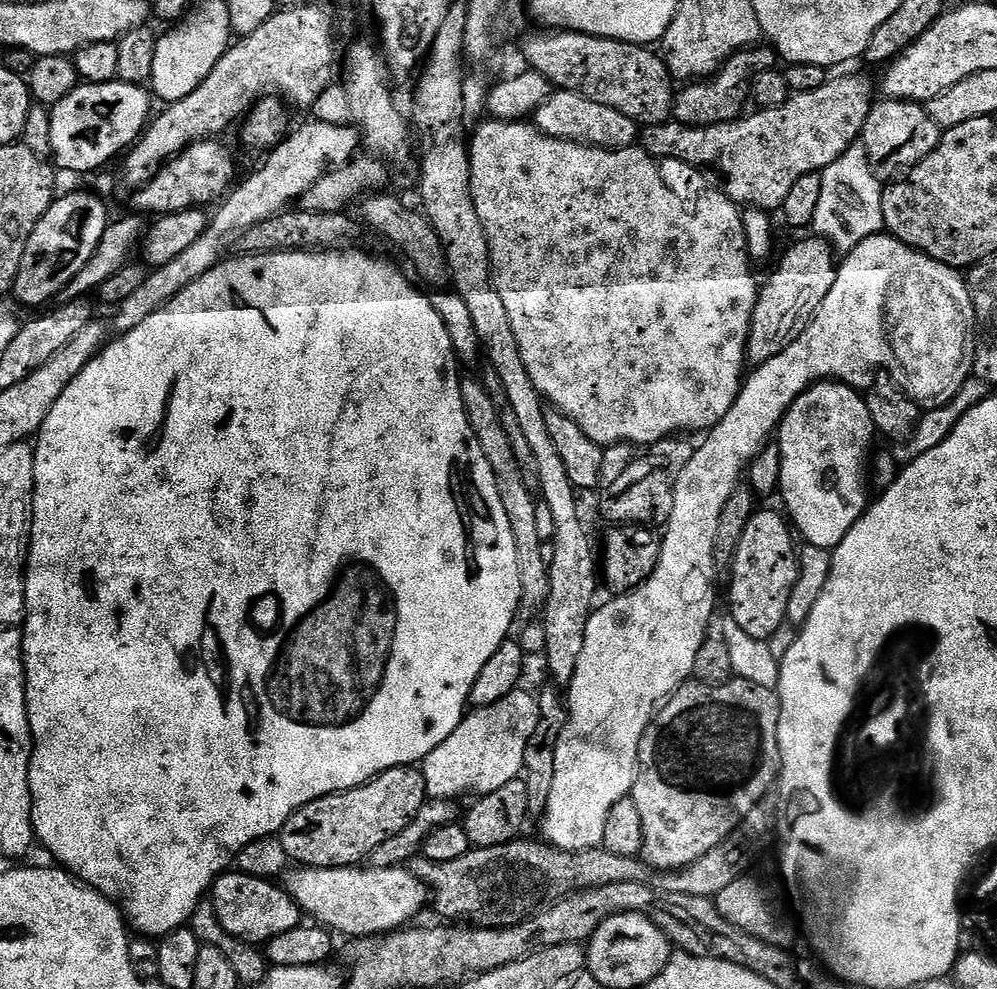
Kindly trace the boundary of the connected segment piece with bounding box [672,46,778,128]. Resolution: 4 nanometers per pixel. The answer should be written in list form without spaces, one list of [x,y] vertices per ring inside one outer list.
[[[749,46],[741,52],[735,52],[711,78],[685,83],[677,91],[676,101],[672,107],[675,123],[685,124],[691,128],[705,128],[741,119],[746,112],[744,107],[750,104],[753,84],[760,75],[775,69],[777,64],[776,50],[771,46]]]

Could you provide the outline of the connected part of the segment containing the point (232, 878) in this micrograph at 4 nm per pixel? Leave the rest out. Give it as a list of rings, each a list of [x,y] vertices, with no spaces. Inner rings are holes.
[[[239,870],[223,872],[213,882],[210,901],[218,914],[218,922],[222,922],[224,932],[253,946],[267,945],[268,941],[300,927],[302,923],[300,908],[279,883],[254,878]]]

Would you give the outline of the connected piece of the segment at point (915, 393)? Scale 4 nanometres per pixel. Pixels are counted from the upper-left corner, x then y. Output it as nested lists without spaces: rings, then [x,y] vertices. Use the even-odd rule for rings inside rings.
[[[887,234],[871,236],[866,242],[859,244],[855,250],[847,253],[845,260],[848,261],[845,264],[843,261],[839,265],[834,286],[830,286],[830,294],[826,294],[822,306],[812,315],[812,320],[808,323],[808,329],[793,344],[786,346],[786,350],[782,350],[782,354],[778,354],[778,358],[770,358],[770,362],[751,369],[750,375],[743,381],[734,406],[730,406],[730,414],[726,414],[726,418],[722,418],[722,422],[718,422],[710,429],[707,435],[703,437],[705,440],[698,444],[698,447],[693,451],[690,462],[686,462],[686,470],[682,470],[682,474],[678,478],[678,486],[674,490],[674,510],[670,510],[670,518],[662,532],[660,561],[652,572],[651,578],[645,580],[633,592],[617,595],[615,598],[612,598],[609,604],[602,605],[603,603],[601,603],[593,611],[592,615],[588,617],[586,643],[582,645],[582,654],[578,654],[578,670],[574,670],[574,678],[566,688],[568,721],[558,738],[558,746],[554,750],[554,782],[550,786],[550,802],[546,806],[542,820],[542,823],[544,823],[543,839],[551,844],[553,848],[561,848],[563,852],[589,852],[591,848],[601,847],[606,834],[606,818],[610,818],[610,810],[614,810],[614,806],[618,802],[631,797],[632,787],[636,781],[636,772],[640,769],[640,743],[644,737],[644,731],[652,723],[661,705],[692,676],[694,658],[698,658],[698,650],[702,650],[704,641],[709,639],[710,636],[708,623],[711,622],[712,615],[716,612],[716,575],[718,575],[716,567],[716,535],[718,534],[718,518],[722,518],[722,506],[726,506],[726,500],[730,498],[730,494],[734,494],[736,487],[745,479],[749,464],[764,449],[765,444],[769,443],[771,436],[768,435],[771,432],[773,435],[779,429],[781,420],[784,419],[784,415],[790,410],[790,406],[794,401],[808,388],[811,388],[813,384],[821,382],[839,382],[848,385],[849,388],[867,390],[872,387],[873,380],[881,372],[890,374],[892,381],[919,408],[927,410],[929,408],[941,408],[949,404],[960,393],[962,386],[970,378],[969,365],[967,368],[966,365],[959,364],[955,360],[956,352],[964,351],[971,353],[973,351],[973,341],[976,338],[975,327],[959,328],[958,325],[952,324],[956,320],[956,315],[960,312],[959,306],[956,305],[956,300],[967,301],[969,299],[967,279],[957,269],[930,258],[925,252],[917,252],[916,249],[908,244],[903,244],[900,240],[896,240],[893,236]]]

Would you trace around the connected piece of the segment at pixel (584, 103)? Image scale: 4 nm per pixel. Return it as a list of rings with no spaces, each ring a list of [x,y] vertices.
[[[553,91],[552,97],[534,113],[534,124],[546,136],[588,144],[592,148],[631,148],[638,140],[638,126],[626,118],[626,114],[618,114],[618,110],[610,110],[610,106],[590,102],[590,98],[573,92]]]

